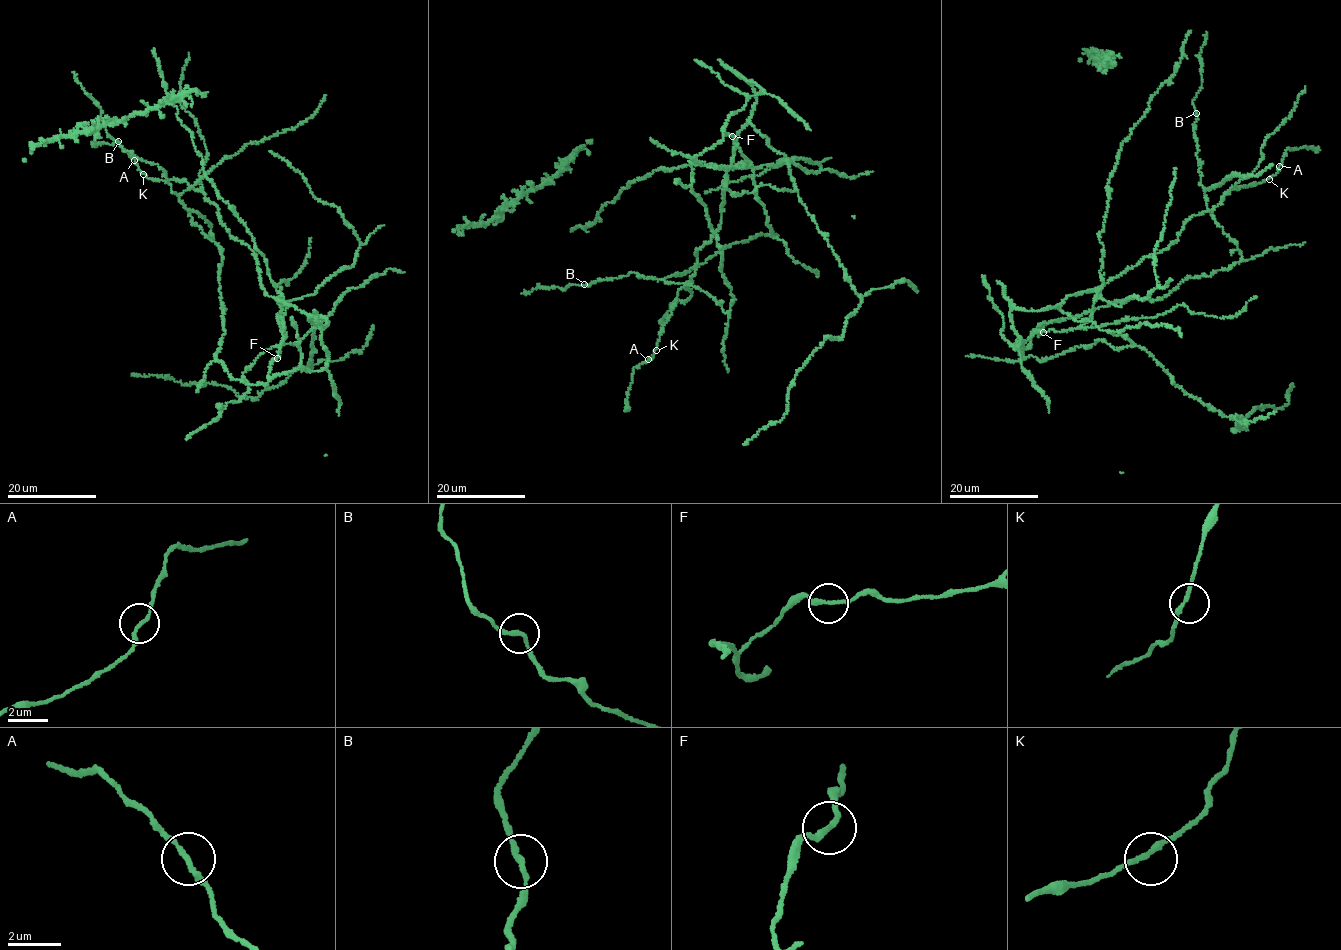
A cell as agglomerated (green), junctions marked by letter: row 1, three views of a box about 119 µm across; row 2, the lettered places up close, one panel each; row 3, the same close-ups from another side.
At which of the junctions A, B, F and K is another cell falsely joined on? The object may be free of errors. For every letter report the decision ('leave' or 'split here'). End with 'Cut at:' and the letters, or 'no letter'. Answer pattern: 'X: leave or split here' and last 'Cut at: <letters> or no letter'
A: leave
B: leave
F: leave
K: leave
Cut at: no letter

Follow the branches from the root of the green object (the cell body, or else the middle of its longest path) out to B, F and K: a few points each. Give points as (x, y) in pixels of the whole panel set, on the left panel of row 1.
B: (291, 371), (248, 384), (215, 359), (225, 309), (211, 225), (171, 191), (164, 170), (118, 141)
F: (291, 371), (269, 377), (273, 359), (277, 357)
K: (291, 371), (268, 375), (286, 306), (264, 290), (253, 251), (232, 237), (203, 192), (185, 180), (143, 174)

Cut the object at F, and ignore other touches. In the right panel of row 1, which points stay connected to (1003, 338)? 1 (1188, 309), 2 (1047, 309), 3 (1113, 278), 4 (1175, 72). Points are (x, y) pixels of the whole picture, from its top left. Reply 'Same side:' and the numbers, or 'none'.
Same side: 2, 3

